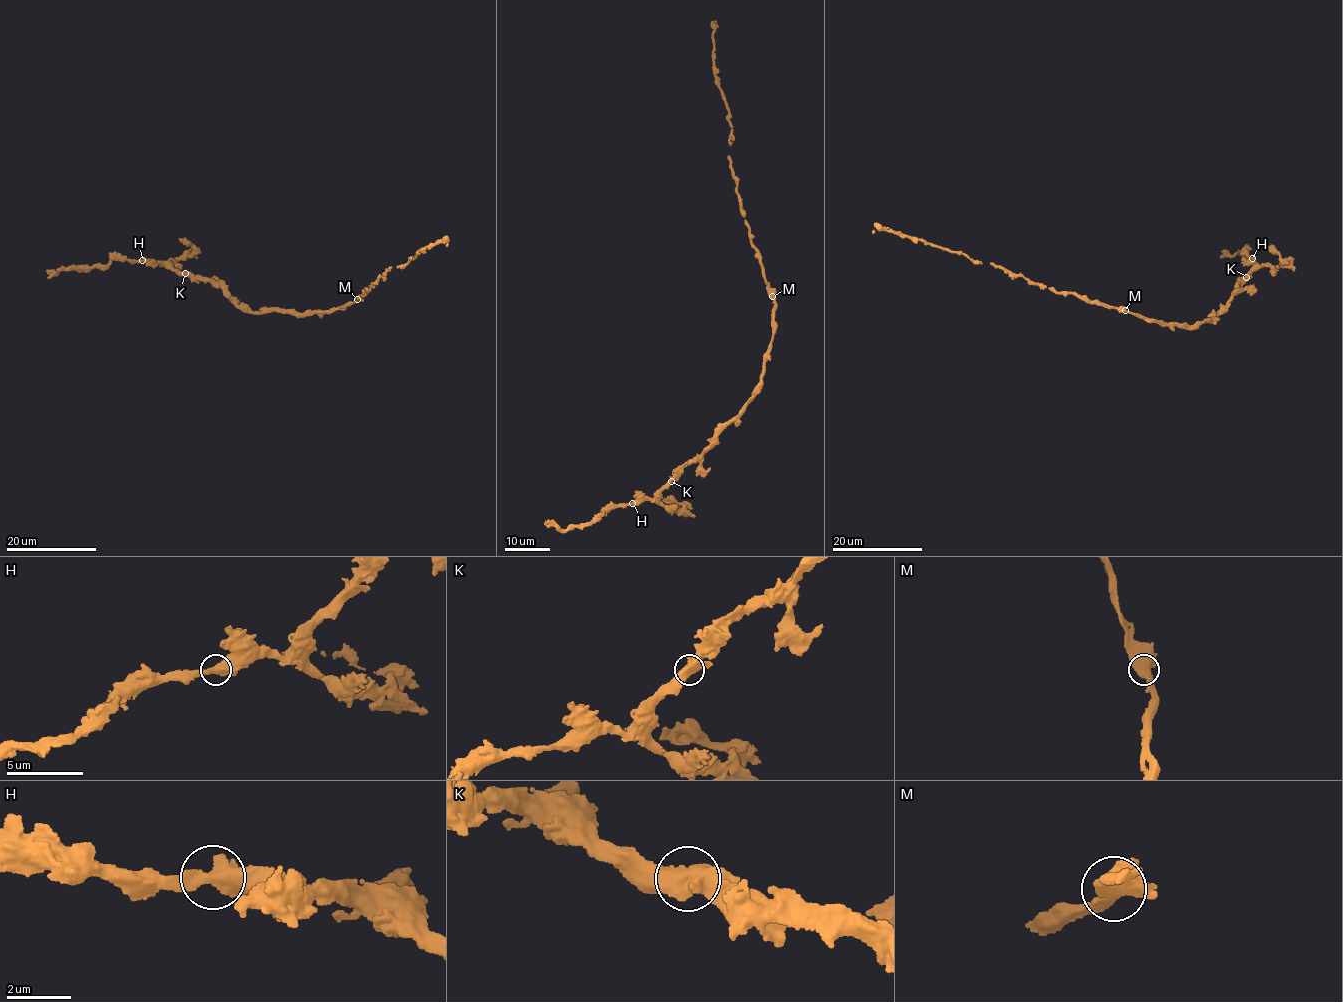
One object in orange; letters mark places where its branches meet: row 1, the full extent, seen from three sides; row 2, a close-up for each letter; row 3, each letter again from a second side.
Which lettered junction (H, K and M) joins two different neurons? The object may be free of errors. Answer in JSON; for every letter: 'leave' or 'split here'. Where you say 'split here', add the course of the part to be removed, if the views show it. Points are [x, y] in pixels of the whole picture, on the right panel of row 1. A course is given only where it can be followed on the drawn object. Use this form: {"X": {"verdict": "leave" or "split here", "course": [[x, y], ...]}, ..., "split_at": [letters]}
{"H": {"verdict": "leave"}, "K": {"verdict": "leave"}, "M": {"verdict": "leave"}, "split_at": []}

